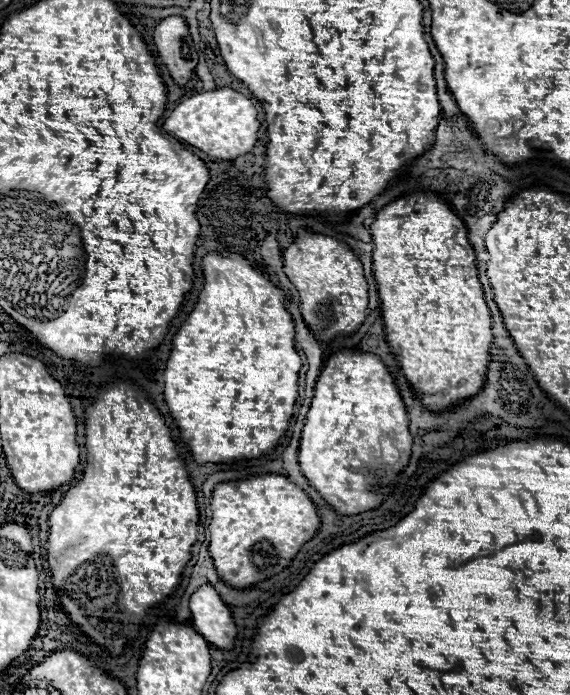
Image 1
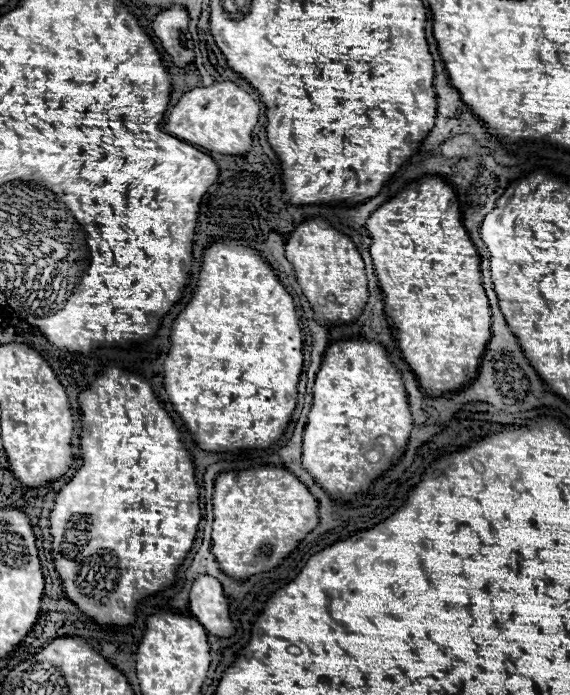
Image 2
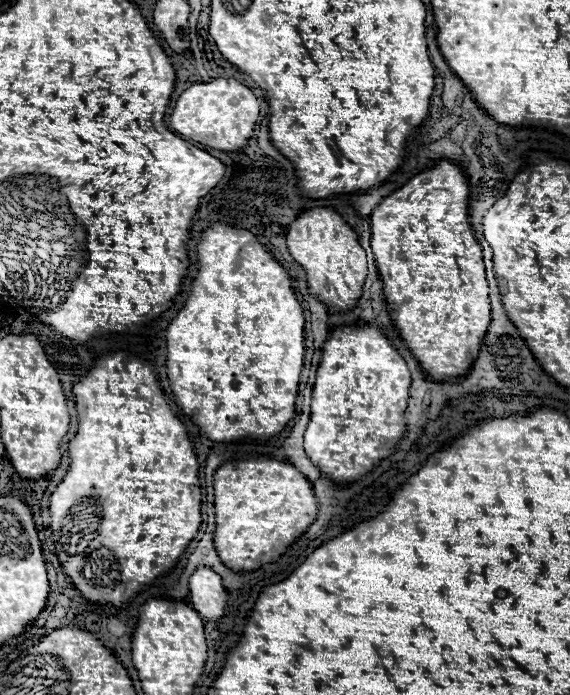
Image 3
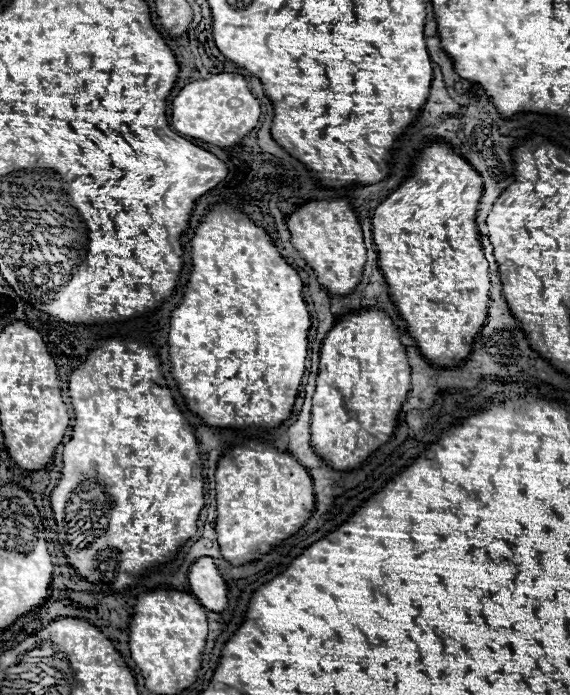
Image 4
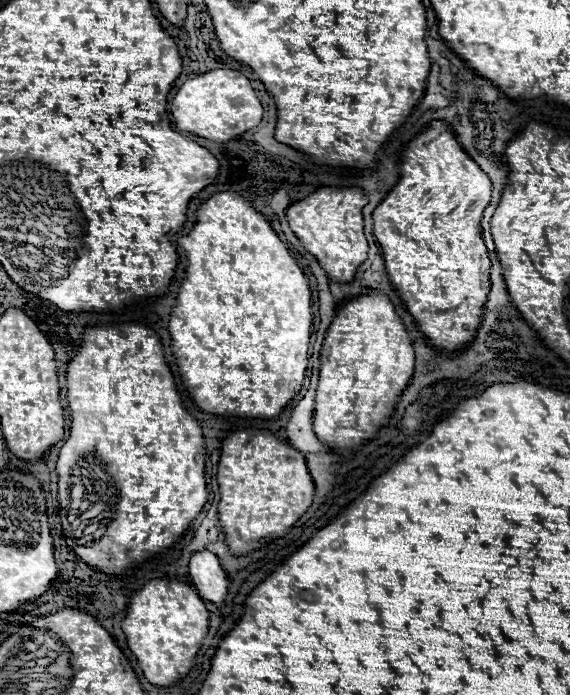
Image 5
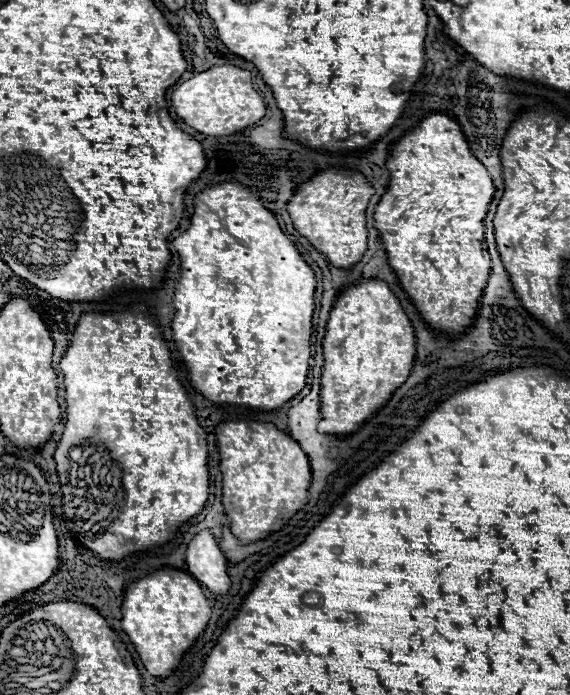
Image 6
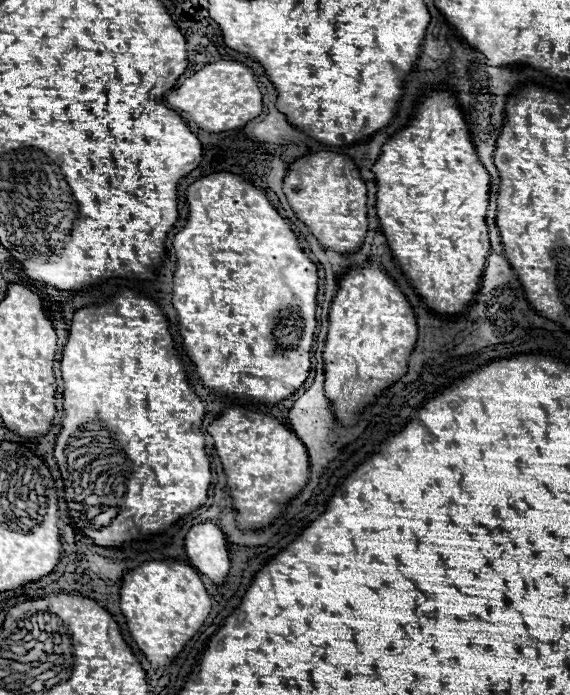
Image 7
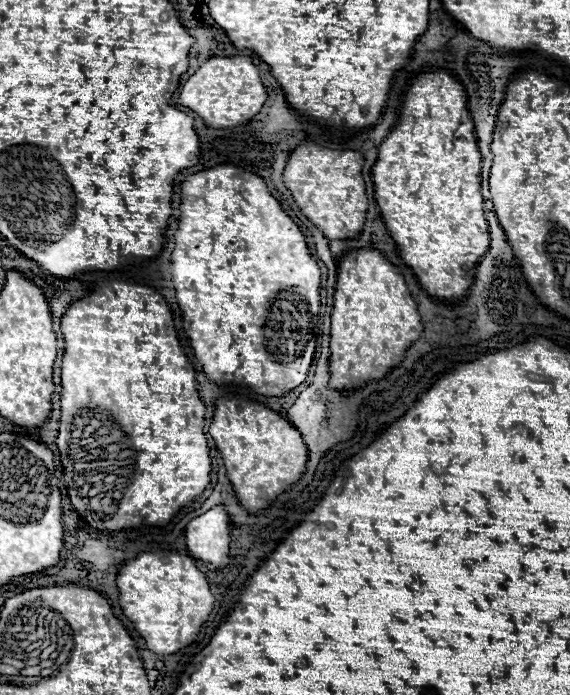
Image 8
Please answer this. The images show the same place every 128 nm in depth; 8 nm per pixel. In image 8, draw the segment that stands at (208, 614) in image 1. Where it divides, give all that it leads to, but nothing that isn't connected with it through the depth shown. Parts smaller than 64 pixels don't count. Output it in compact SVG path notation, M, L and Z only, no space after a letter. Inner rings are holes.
M222 504L188 522L186 546L190 554L208 568L220 570L230 562L230 516Z

